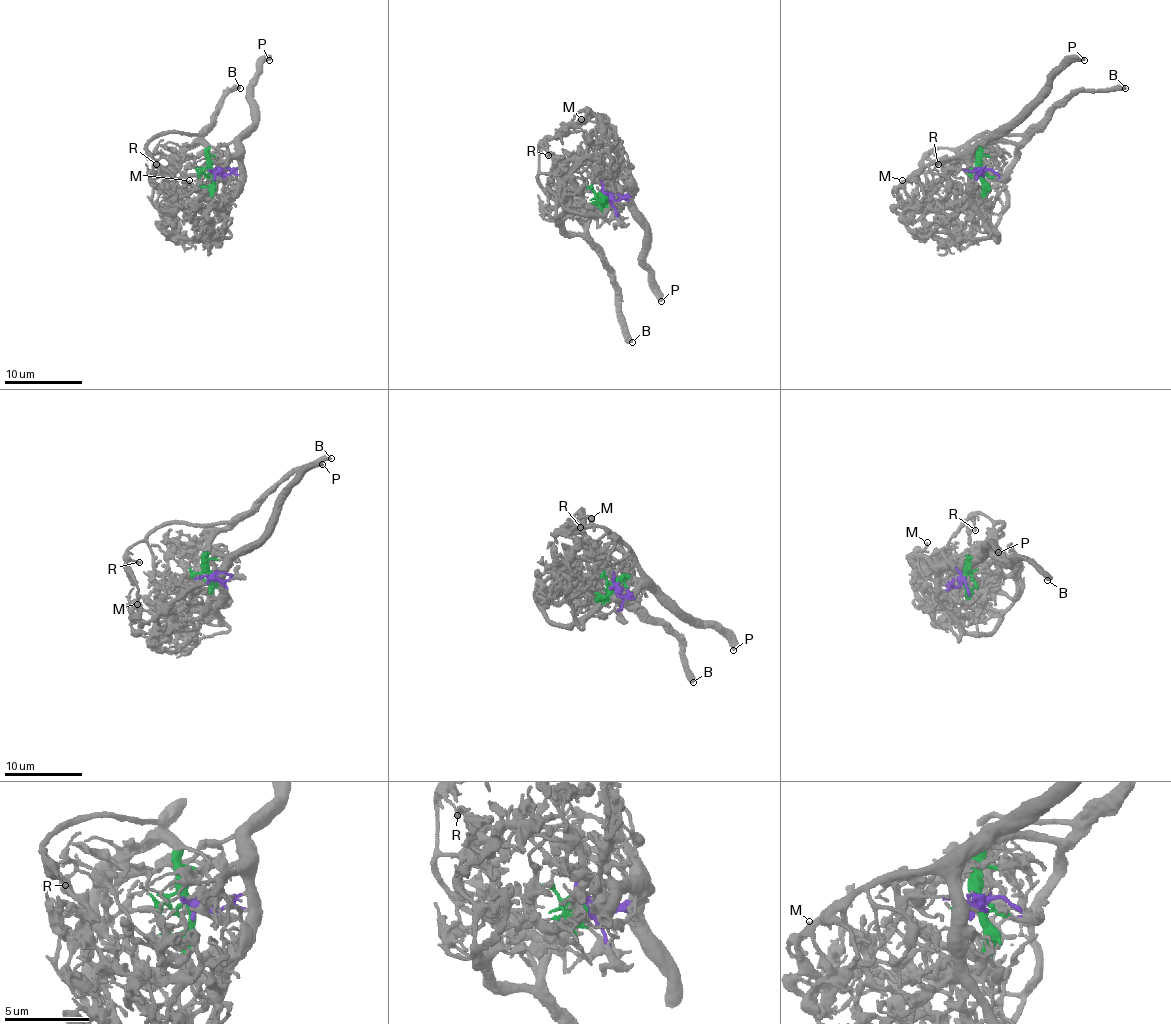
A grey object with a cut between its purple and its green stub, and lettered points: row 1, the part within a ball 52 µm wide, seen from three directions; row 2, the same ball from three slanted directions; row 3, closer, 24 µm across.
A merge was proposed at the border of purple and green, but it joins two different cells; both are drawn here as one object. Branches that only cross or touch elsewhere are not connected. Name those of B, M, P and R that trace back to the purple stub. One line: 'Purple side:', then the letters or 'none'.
Purple side: M, P

